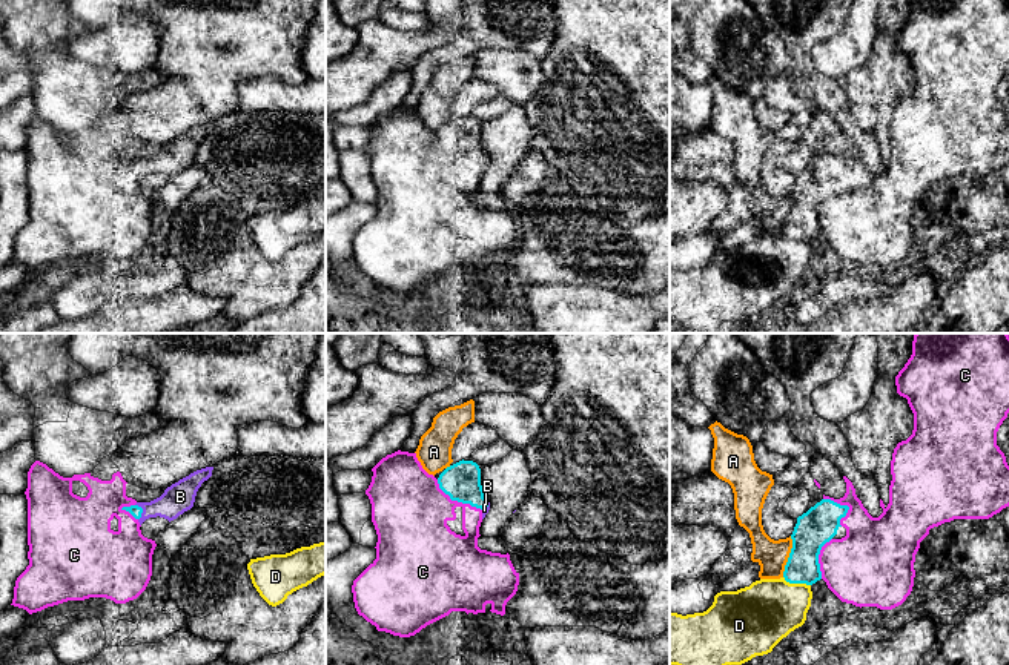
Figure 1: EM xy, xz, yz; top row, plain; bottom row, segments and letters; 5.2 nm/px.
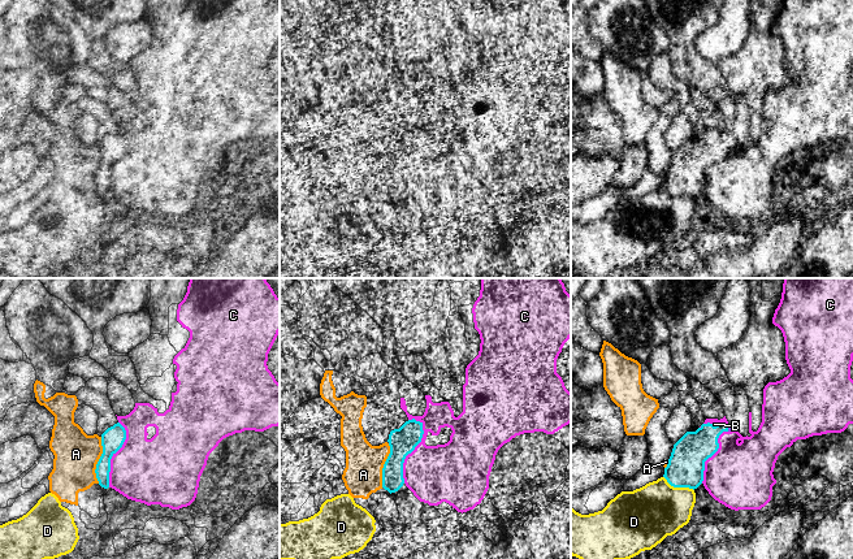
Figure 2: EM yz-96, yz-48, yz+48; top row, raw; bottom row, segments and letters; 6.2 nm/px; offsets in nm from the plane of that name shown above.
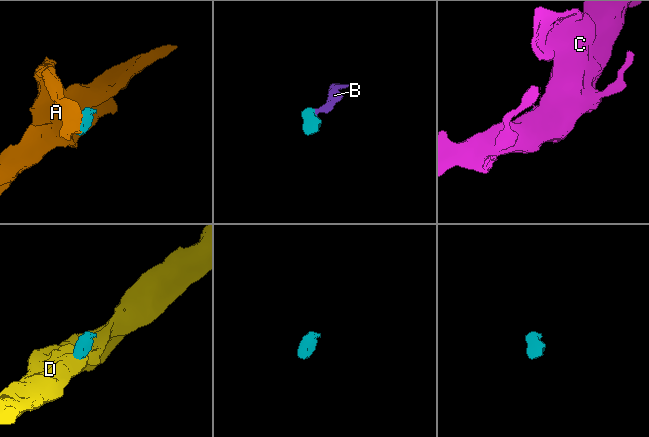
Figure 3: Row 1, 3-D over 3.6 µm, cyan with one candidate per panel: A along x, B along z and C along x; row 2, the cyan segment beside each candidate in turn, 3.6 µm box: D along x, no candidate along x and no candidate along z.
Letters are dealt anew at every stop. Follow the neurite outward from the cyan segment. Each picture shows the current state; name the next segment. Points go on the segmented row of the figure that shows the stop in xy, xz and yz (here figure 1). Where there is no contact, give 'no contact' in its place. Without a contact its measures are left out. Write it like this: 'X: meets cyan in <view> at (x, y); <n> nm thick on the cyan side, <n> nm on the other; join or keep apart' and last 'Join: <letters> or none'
A: meets cyan in yz at (790, 556); 200 nm thick on the cyan side, 160 nm on the other; keep apart
B: meets cyan in xy at (142, 512); 60 nm thick on the cyan side, 160 nm on the other; join
C: meets cyan in xz at (456, 499); 200 nm thick on the cyan side, 400 nm on the other; keep apart
D: meets cyan in yz at (796, 582); 170 nm thick on the cyan side, 320 nm on the other; keep apart
Join: B

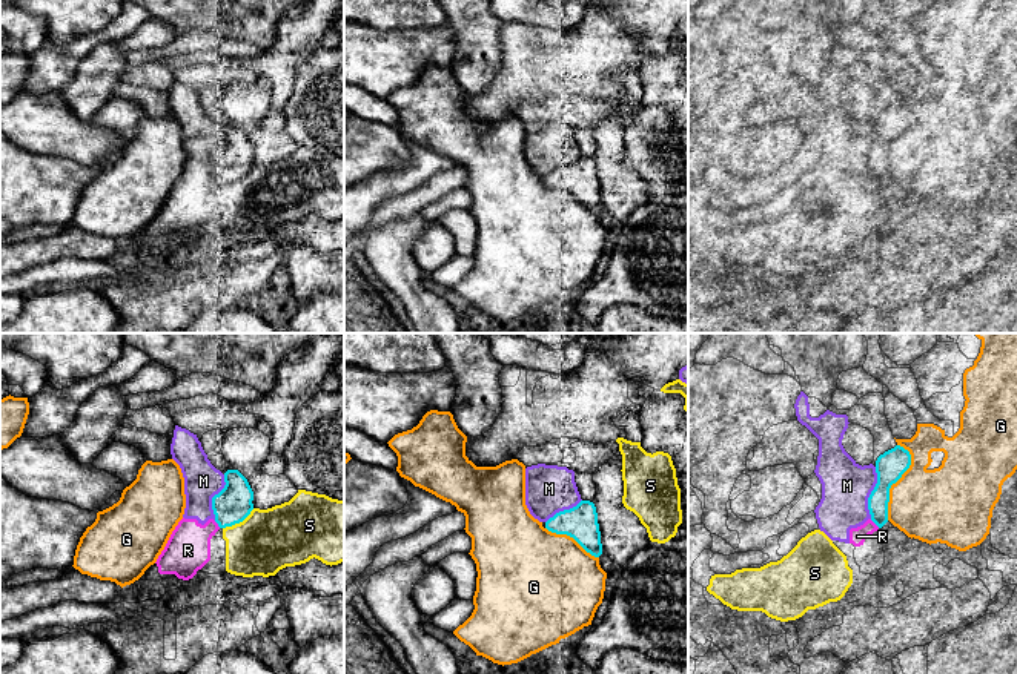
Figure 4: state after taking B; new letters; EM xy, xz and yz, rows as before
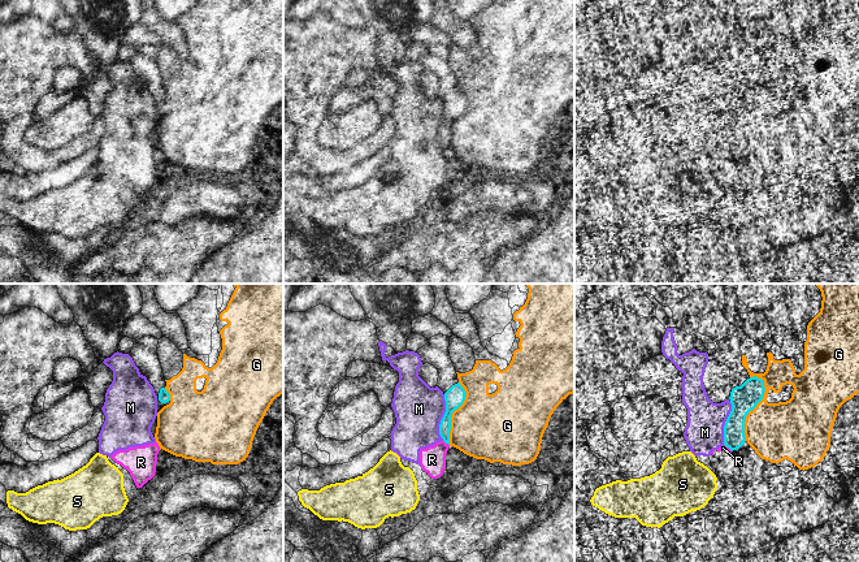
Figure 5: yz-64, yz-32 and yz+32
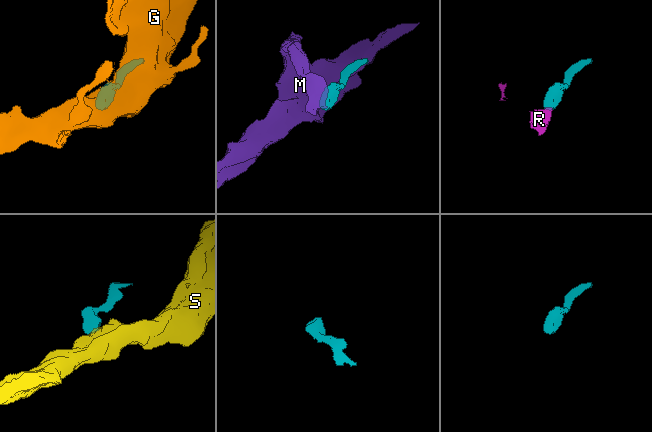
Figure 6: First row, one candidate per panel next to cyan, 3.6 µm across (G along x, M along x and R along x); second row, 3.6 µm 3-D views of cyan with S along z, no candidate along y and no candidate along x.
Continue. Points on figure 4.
G: meets cyan in yz at (896, 481); 150 nm thick on the cyan side, 380 nm on the other; keep apart
M: meets cyan in yz at (871, 493); 150 nm thick on the cyan side, 260 nm on the other; keep apart
R: meets cyan in yz at (874, 522); 110 nm thick on the cyan side, 90 nm on the other; keep apart
S: meets cyan in xy at (238, 522); 190 nm thick on the cyan side, 320 nm on the other; keep apart
Join: none

